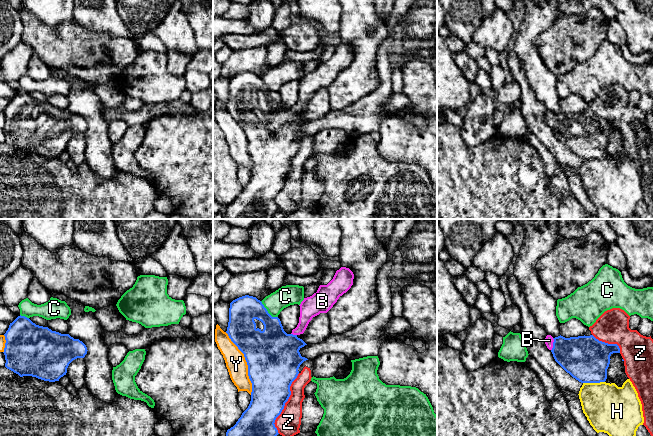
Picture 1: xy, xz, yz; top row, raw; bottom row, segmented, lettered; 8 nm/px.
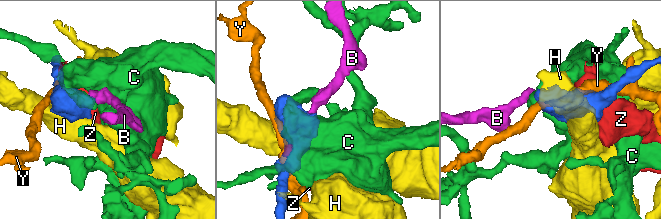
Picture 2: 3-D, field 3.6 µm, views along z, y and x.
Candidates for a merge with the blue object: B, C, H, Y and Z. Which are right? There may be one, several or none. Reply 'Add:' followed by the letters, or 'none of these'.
Add: B

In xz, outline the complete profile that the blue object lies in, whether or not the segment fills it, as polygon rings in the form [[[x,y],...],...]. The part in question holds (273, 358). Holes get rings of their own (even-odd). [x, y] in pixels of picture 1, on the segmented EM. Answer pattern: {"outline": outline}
{"outline": [[[341,267],[327,285],[320,285],[316,293],[304,298],[299,305],[299,323],[291,334],[284,331],[280,319],[272,317],[256,297],[245,295],[230,303],[226,333],[244,354],[252,392],[248,408],[236,424],[227,430],[226,436],[277,436],[279,434],[274,424],[275,420],[291,395],[290,386],[299,374],[300,365],[308,360],[299,352],[307,344],[297,336],[304,333],[313,317],[320,313],[327,313],[333,307],[339,297],[351,288],[353,279],[353,272],[349,268]],[[255,319],[263,323],[263,330],[256,327]]]}

